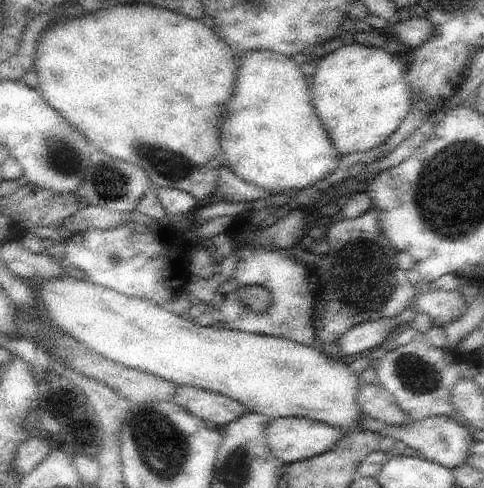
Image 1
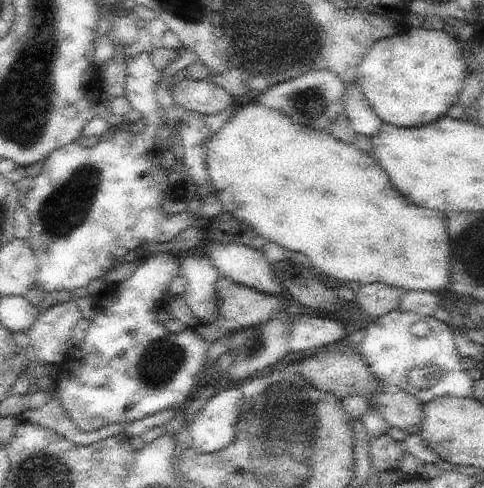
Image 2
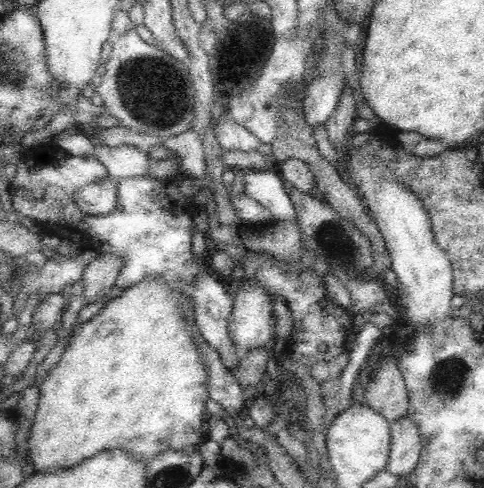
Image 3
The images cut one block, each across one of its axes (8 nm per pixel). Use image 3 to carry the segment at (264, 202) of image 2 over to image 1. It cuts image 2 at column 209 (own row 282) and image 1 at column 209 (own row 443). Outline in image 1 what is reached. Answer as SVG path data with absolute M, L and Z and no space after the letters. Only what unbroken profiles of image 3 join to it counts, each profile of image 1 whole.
M113 2L107 10L101 8L93 14L83 14L77 20L75 18L65 18L61 24L55 24L51 30L43 32L37 42L37 52L35 52L35 66L33 70L37 72L39 78L39 90L41 96L47 100L47 104L57 110L73 128L77 128L89 144L93 144L97 150L113 156L115 160L123 160L129 164L135 164L143 168L151 180L151 186L155 188L177 188L189 192L197 202L199 200L209 200L213 192L219 188L219 168L225 166L225 156L221 148L221 134L219 134L219 116L223 114L223 108L227 100L231 98L235 90L235 82L239 76L239 64L241 60L231 52L225 40L219 40L207 28L201 20L191 20L183 14L177 14L167 8L151 6L151 4L123 4L123 2Z

